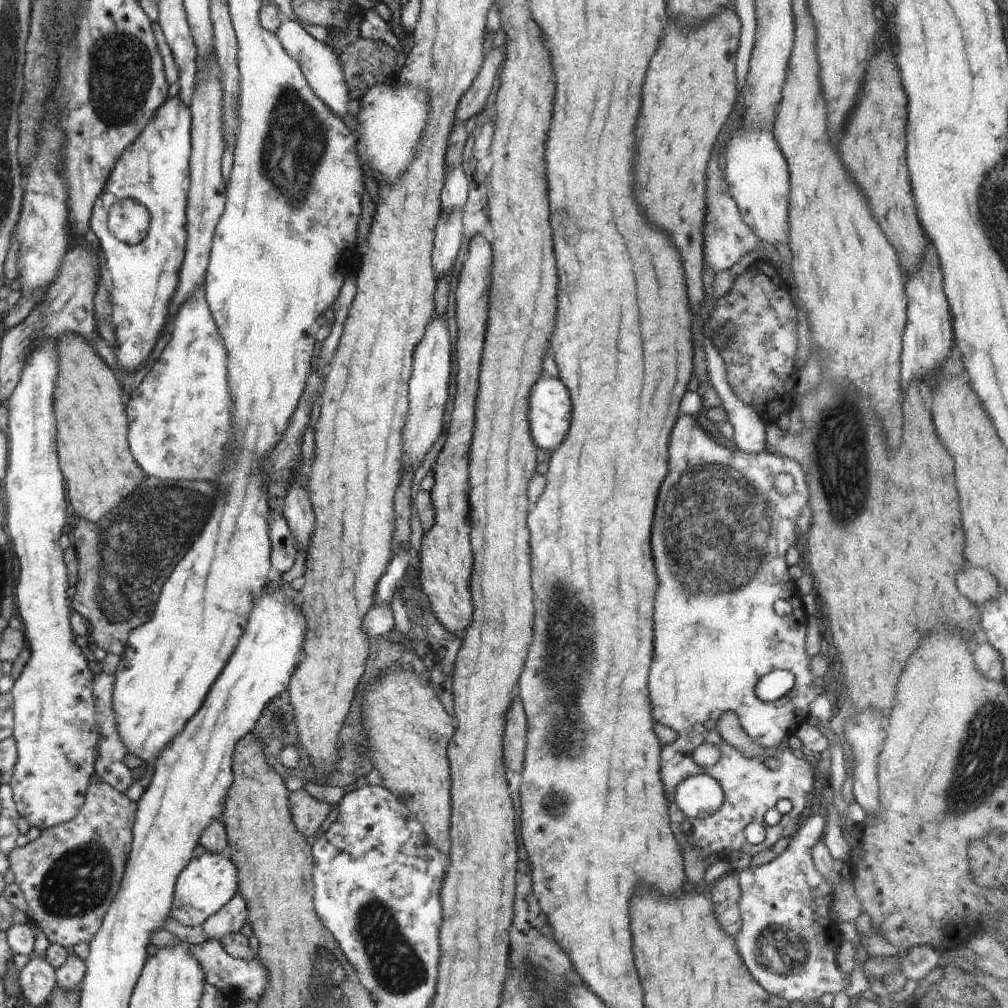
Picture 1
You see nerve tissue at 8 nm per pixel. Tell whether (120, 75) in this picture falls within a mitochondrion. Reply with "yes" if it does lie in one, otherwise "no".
yes

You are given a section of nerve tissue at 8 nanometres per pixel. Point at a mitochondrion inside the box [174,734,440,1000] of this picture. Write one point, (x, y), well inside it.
(397, 968)

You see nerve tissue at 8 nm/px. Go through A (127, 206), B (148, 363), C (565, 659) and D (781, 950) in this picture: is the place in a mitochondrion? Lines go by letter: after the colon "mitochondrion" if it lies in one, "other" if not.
A: mitochondrion
B: other
C: mitochondrion
D: mitochondrion

